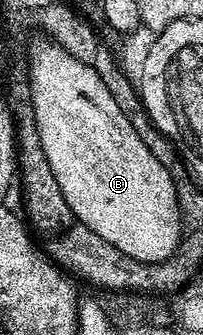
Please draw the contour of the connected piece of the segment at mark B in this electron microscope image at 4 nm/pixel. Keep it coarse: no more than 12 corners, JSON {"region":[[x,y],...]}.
{"region":[[28,43],[30,103],[73,218],[169,260],[180,187],[86,59]]}

